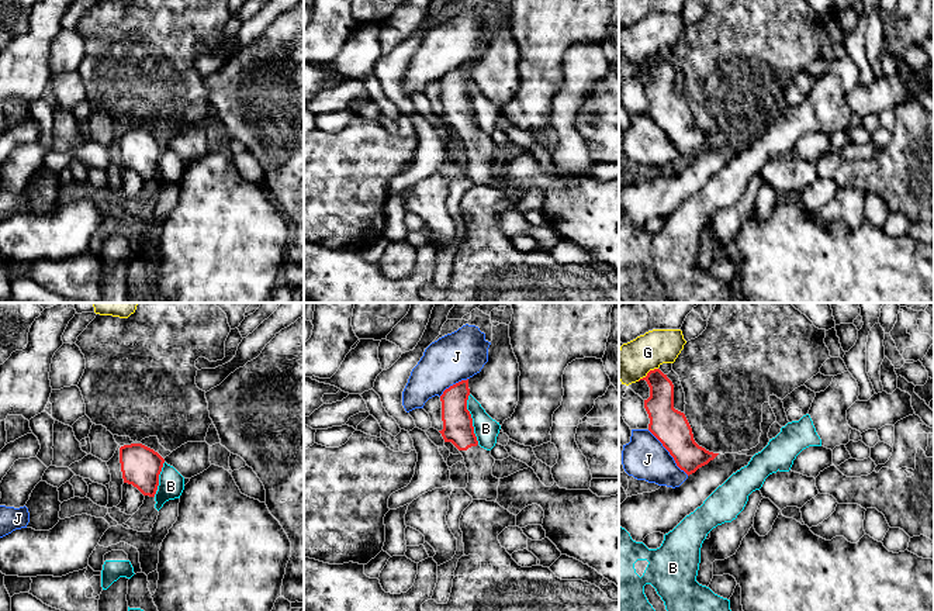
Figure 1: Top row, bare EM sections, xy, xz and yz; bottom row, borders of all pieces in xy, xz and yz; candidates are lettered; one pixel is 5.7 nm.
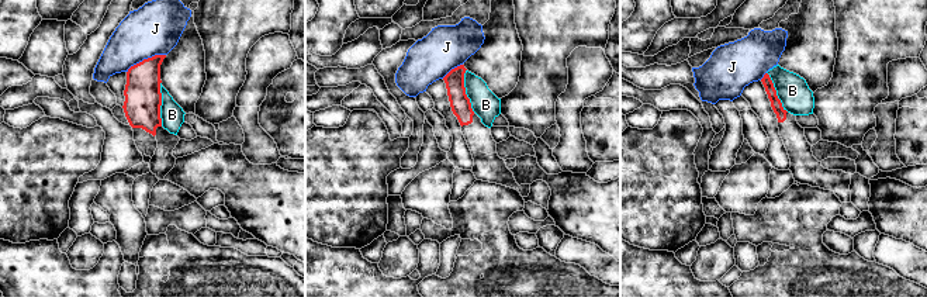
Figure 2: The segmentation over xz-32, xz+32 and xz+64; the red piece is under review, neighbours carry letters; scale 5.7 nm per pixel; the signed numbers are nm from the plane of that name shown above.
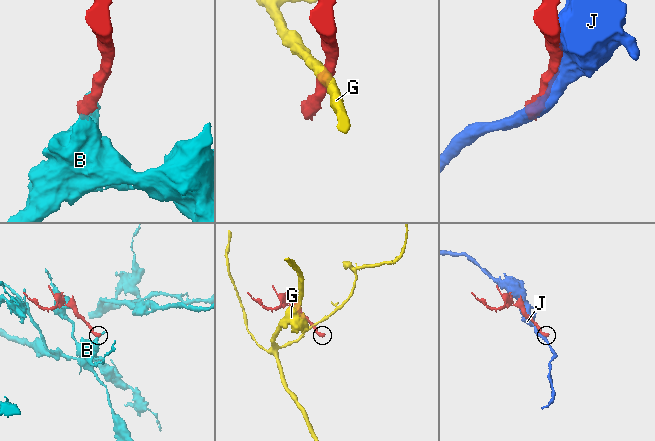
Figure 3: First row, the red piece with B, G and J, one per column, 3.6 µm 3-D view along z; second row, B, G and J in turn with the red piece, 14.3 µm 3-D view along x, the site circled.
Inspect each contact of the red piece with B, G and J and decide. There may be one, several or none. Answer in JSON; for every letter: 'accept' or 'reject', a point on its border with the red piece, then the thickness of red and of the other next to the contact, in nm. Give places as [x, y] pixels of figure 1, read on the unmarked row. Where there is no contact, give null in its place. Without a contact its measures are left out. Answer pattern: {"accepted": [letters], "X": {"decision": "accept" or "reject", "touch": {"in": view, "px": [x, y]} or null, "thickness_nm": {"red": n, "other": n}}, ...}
{"accepted": [], "B": {"decision": "reject", "touch": {"in": "xz", "px": [471, 104]}, "thickness_nm": {"red": 180, "other": 140}}, "G": {"decision": "reject", "touch": {"in": "yz", "px": [647, 58]}, "thickness_nm": {"red": 160, "other": 200}}, "J": {"decision": "reject", "touch": {"in": "yz", "px": [670, 138]}, "thickness_nm": {"red": 200, "other": 260}}}

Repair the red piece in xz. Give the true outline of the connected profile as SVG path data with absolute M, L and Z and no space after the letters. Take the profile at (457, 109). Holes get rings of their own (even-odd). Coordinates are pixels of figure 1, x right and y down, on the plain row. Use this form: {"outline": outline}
{"outline": "M468 63L443 76L440 80L443 114L439 117L444 127L452 127L464 142L468 158L464 175L473 184L497 186L499 163L492 160L495 144L491 141L491 135L478 130L473 103L467 94L468 80Z"}

